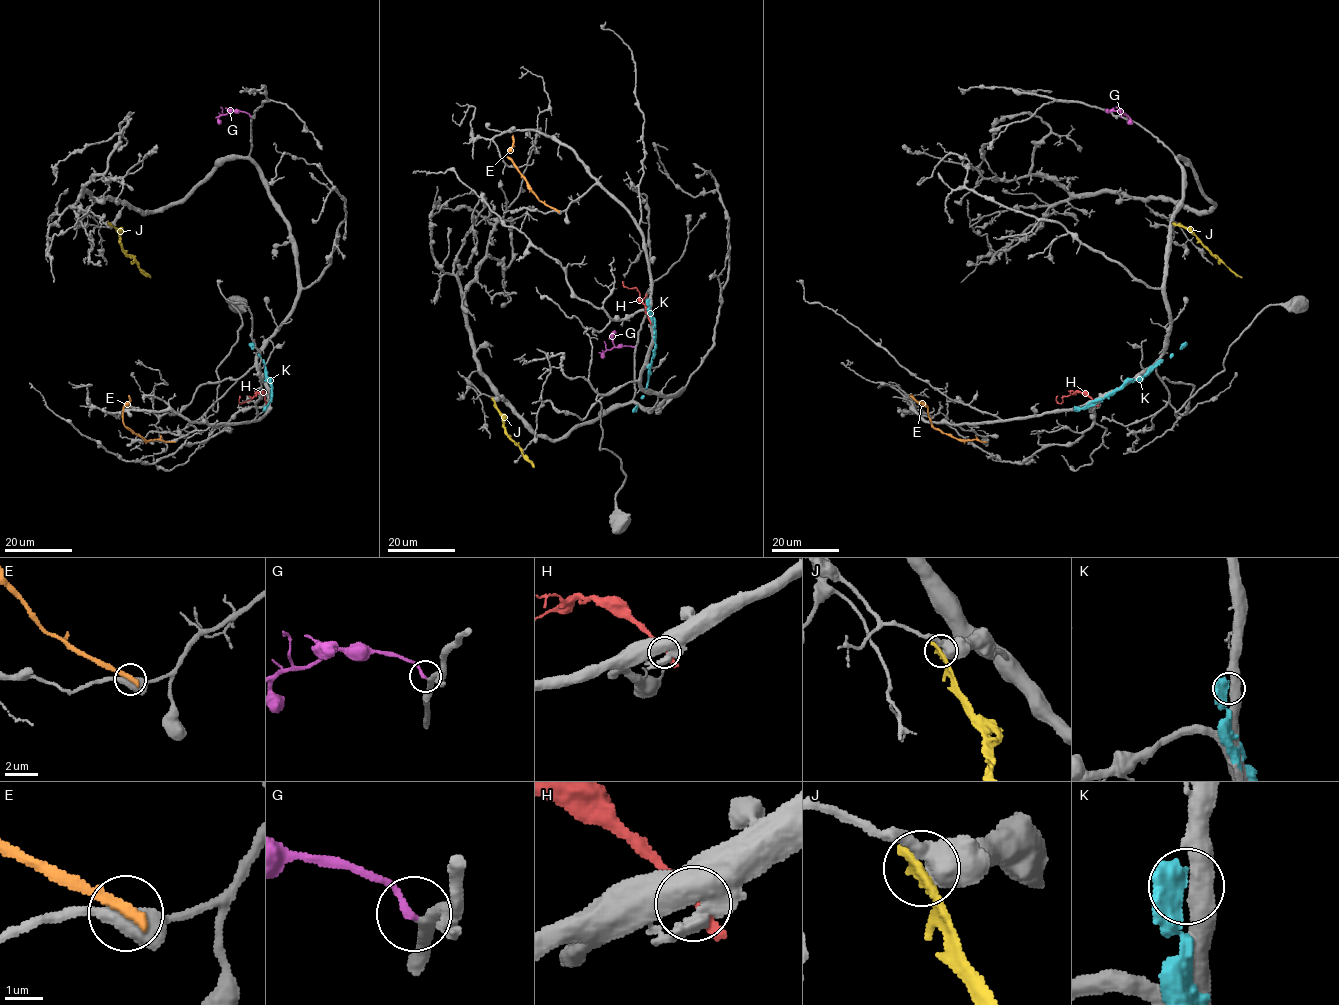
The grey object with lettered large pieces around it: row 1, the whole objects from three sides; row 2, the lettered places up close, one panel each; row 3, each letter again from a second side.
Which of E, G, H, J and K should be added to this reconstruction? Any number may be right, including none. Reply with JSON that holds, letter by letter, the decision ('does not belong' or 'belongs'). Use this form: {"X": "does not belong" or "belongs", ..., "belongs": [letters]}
{"E": "does not belong", "G": "belongs", "H": "does not belong", "J": "does not belong", "K": "does not belong", "belongs": ["G"]}

